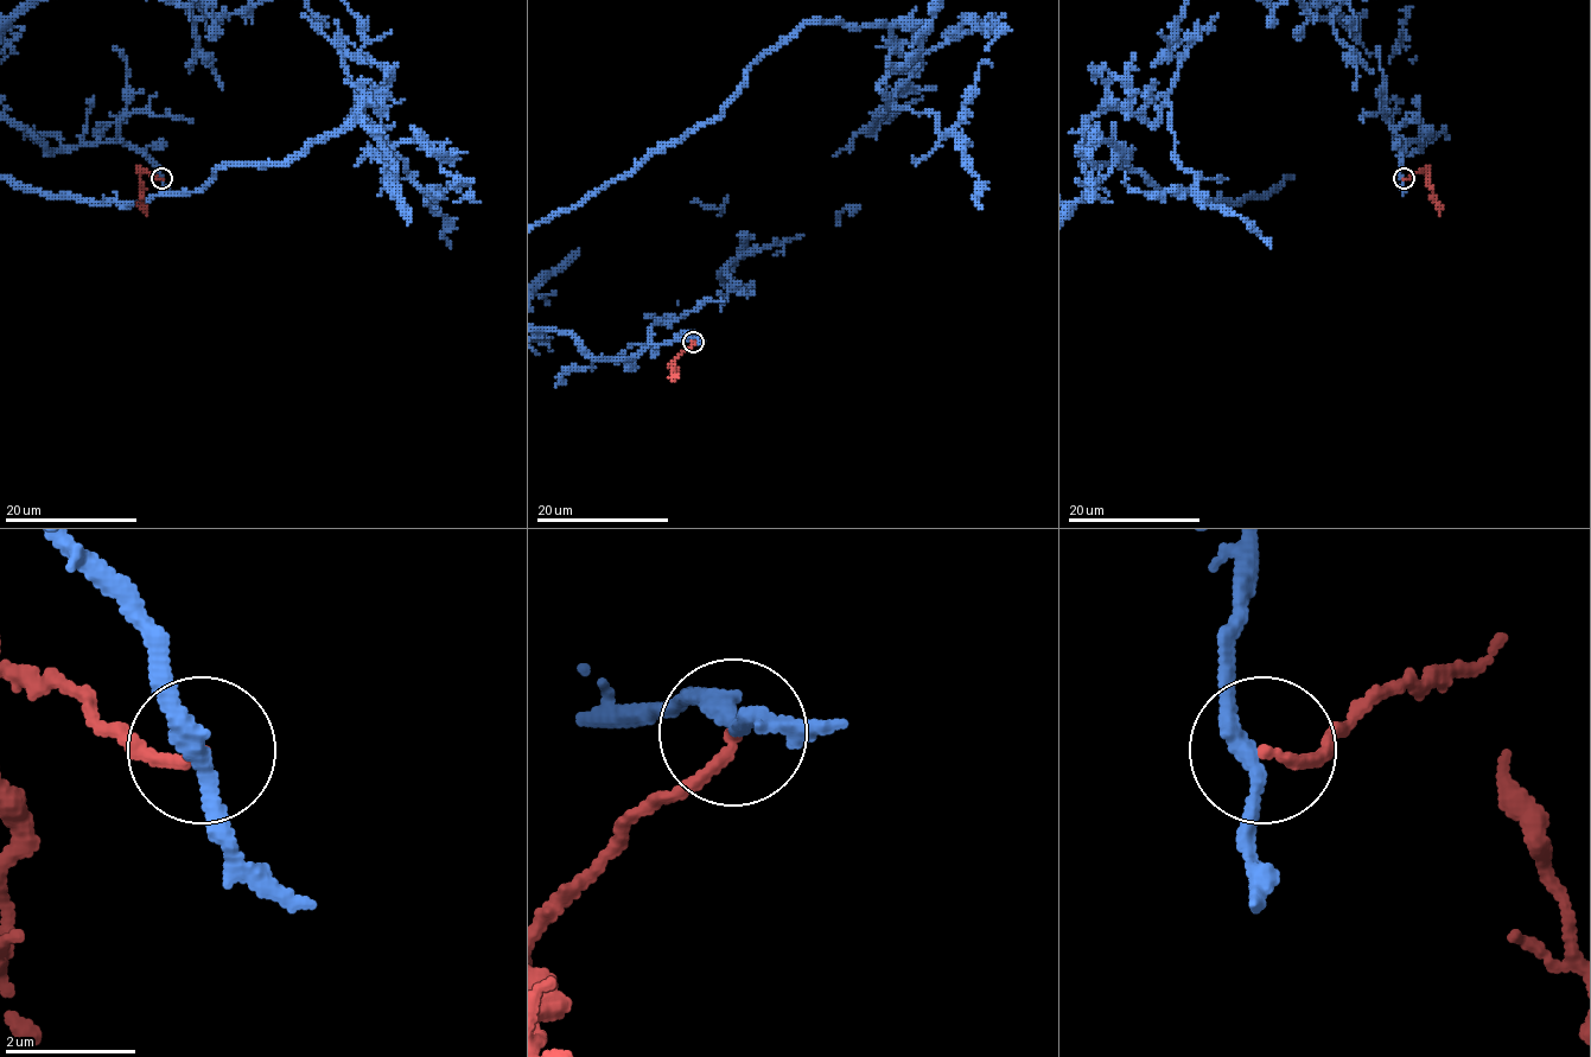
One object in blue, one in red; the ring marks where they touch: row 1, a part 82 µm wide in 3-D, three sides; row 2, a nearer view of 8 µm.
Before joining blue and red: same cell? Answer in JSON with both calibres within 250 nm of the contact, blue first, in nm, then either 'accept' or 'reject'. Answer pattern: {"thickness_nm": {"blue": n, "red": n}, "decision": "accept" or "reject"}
{"thickness_nm": {"blue": 280, "red": 170}, "decision": "reject"}

